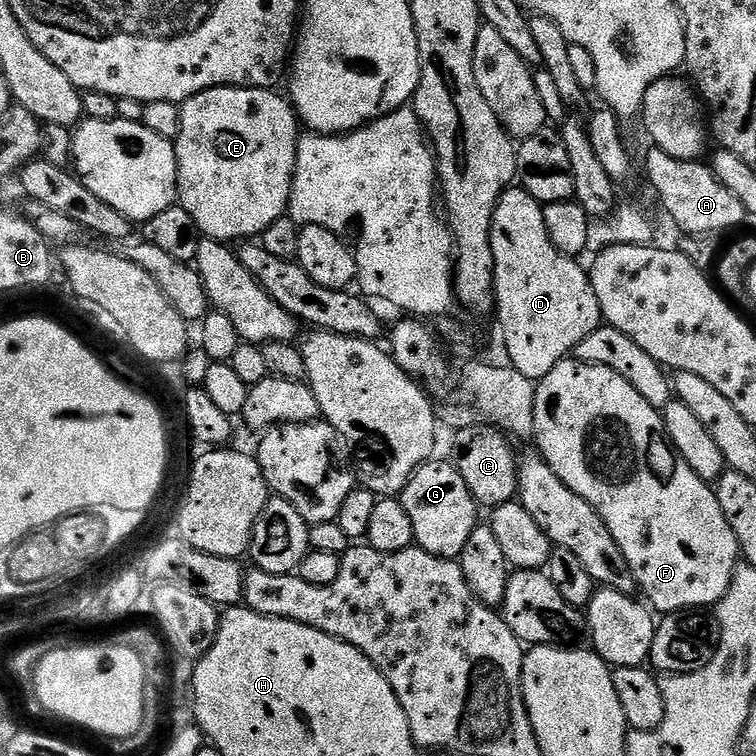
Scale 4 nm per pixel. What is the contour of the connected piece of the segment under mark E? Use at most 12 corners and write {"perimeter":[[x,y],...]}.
{"perimeter":[[271,88],[184,101],[178,204],[207,239],[287,213],[296,109]]}

